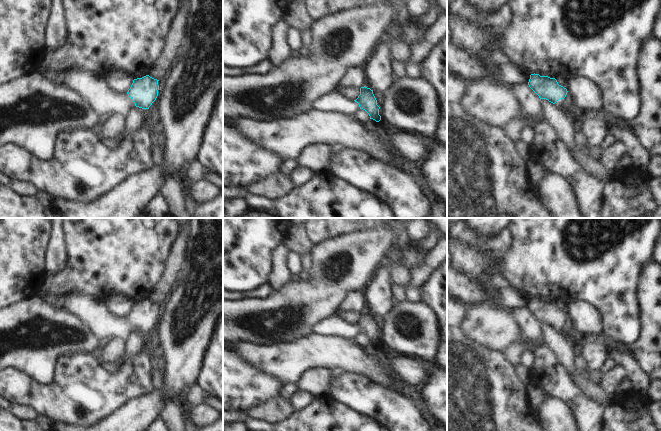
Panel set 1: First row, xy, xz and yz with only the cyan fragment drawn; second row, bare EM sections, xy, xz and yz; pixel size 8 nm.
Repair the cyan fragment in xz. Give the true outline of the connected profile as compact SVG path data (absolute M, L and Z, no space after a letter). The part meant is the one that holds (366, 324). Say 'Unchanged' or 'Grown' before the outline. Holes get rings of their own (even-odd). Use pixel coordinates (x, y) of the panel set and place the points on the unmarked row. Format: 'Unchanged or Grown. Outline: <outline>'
Grown. Outline: M365 310L360 312L360 319L356 324L349 324L335 314L322 319L312 329L313 333L323 336L337 336L349 339L353 339L359 333L363 333L369 338L370 343L376 346L381 344L379 339L380 331L377 329L373 314Z

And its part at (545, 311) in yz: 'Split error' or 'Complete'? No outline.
Split error.

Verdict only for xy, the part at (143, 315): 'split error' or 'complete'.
split error

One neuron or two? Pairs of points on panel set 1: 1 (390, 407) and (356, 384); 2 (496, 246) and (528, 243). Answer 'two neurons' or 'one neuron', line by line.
1: one neuron
2: two neurons

